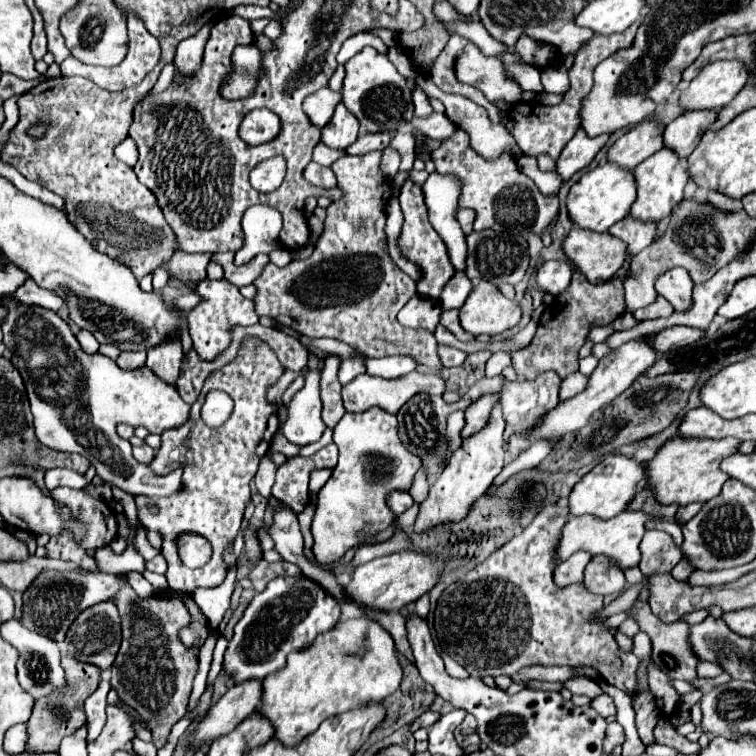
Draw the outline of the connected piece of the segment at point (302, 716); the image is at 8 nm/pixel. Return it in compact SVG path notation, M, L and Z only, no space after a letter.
M361 616L355 620L345 620L339 622L333 630L317 636L315 644L309 646L303 652L293 652L287 660L287 666L279 670L277 674L271 674L263 680L263 698L257 708L261 716L265 716L273 728L275 728L275 738L283 746L295 746L303 738L307 738L311 732L319 728L319 724L331 716L367 706L371 702L383 702L391 692L395 692L401 684L403 670L397 660L397 650L391 634L377 624L375 620Z

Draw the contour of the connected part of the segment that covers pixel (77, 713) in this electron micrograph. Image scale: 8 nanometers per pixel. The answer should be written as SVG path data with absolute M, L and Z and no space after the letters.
M69 654L61 656L61 666L65 670L69 686L67 686L67 690L63 694L41 698L41 700L35 702L33 714L31 714L29 722L27 722L27 732L29 732L27 746L29 746L29 752L57 752L57 742L61 738L77 732L85 724L83 702L97 690L101 668L95 668L91 664L83 664L83 662L75 660Z

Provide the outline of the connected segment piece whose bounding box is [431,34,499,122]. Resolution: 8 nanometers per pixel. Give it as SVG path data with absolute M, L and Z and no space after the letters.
M457 34L451 35L447 46L443 48L443 52L435 58L435 64L431 64L431 78L433 82L443 90L443 92L451 92L451 94L461 94L469 100L473 100L475 104L483 106L489 114L489 118L493 122L499 122L499 110L495 104L491 104L477 88L471 88L463 82L457 80L455 76L455 60L459 58L459 54L465 50L467 46L467 40L457 36Z

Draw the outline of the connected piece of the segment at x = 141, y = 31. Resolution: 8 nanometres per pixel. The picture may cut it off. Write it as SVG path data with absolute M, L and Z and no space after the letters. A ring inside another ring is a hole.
M130 14L127 18L127 32L128 32L128 52L125 60L121 64L113 67L90 66L79 62L73 56L69 56L63 64L60 65L62 76L73 77L83 76L83 78L91 80L99 87L110 91L119 92L123 88L135 86L137 82L141 82L147 76L147 70L153 70L153 66L159 62L161 58L161 48L159 48L159 40L155 36L151 36L147 32L144 23L136 14ZM86 66L86 68L85 68Z

